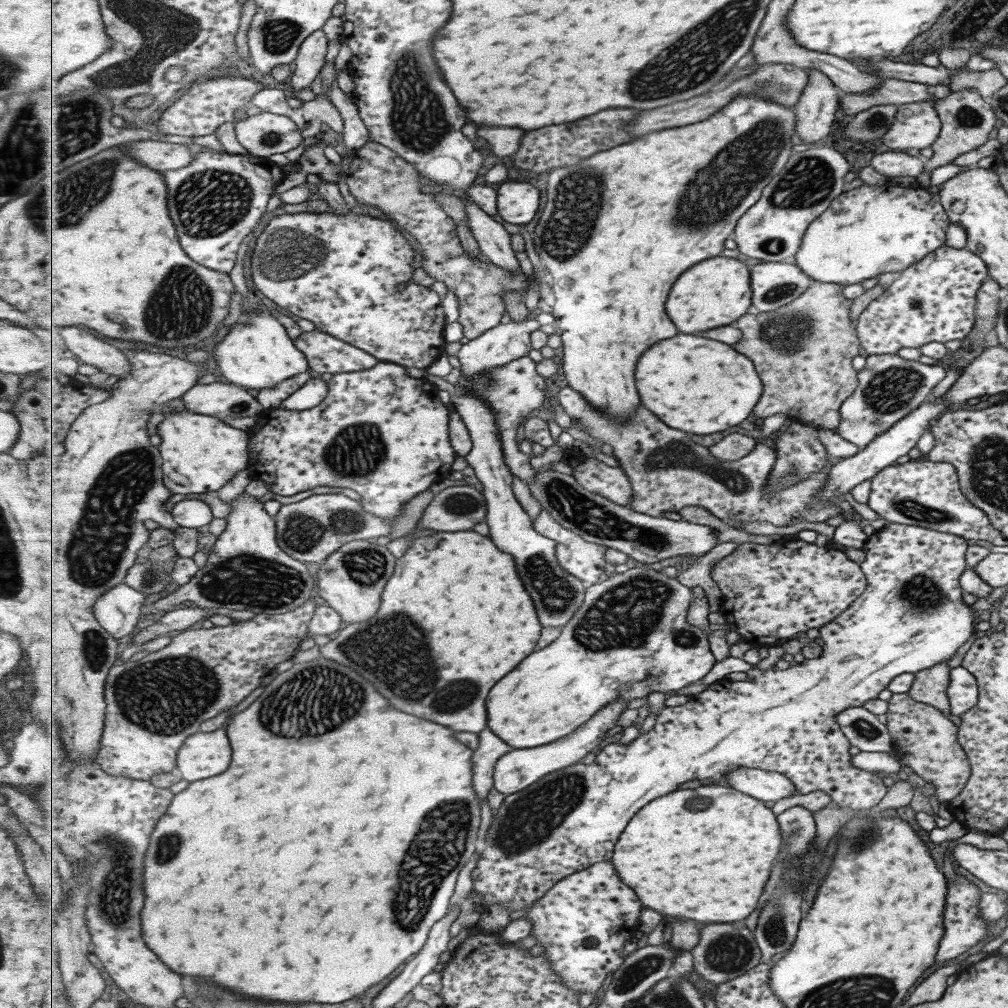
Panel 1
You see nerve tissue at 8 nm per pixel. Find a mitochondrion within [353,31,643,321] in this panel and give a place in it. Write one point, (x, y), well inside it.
(417, 114)

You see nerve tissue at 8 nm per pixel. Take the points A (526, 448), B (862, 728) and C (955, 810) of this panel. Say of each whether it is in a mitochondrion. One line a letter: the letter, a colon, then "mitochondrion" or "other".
A: other
B: mitochondrion
C: other

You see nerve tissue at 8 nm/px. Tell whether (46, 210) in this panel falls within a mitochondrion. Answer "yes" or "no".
yes

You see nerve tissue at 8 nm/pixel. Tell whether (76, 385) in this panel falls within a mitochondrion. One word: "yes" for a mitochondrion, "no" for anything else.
no

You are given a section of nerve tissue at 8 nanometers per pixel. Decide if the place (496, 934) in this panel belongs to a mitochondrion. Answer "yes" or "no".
no

